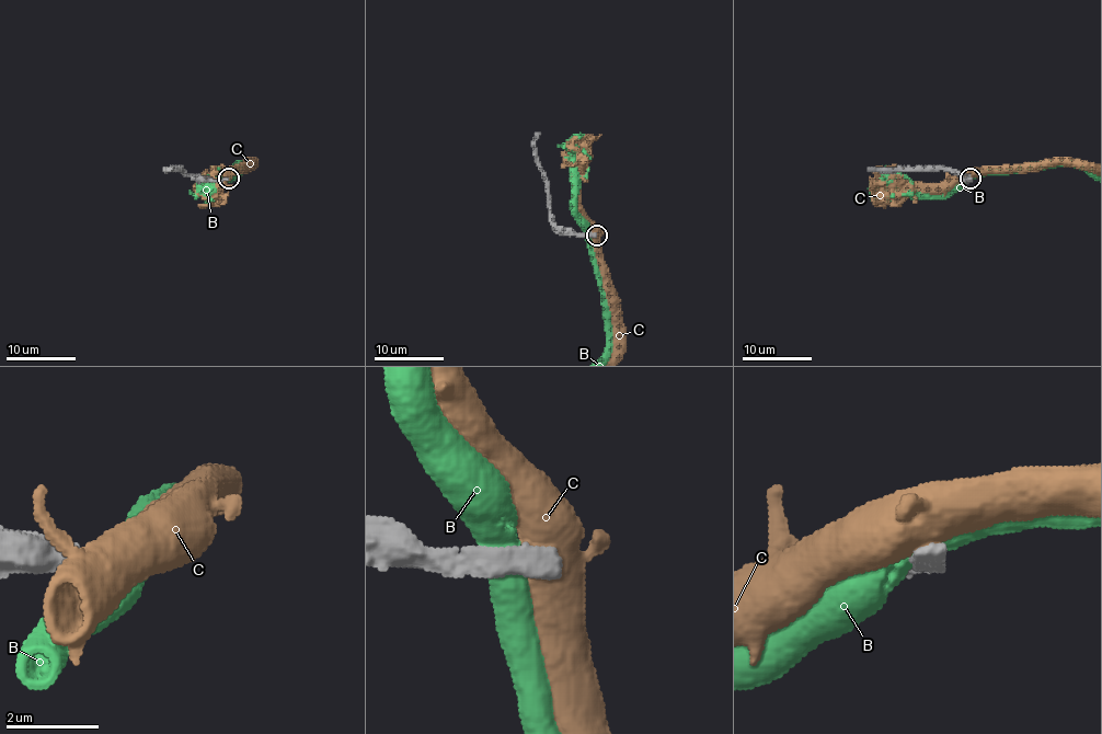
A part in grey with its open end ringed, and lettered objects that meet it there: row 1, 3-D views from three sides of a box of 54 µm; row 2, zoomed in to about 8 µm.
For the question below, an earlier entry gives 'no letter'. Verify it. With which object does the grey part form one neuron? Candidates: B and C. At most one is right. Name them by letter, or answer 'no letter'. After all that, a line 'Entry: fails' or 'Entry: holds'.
no letter
Entry: holds

